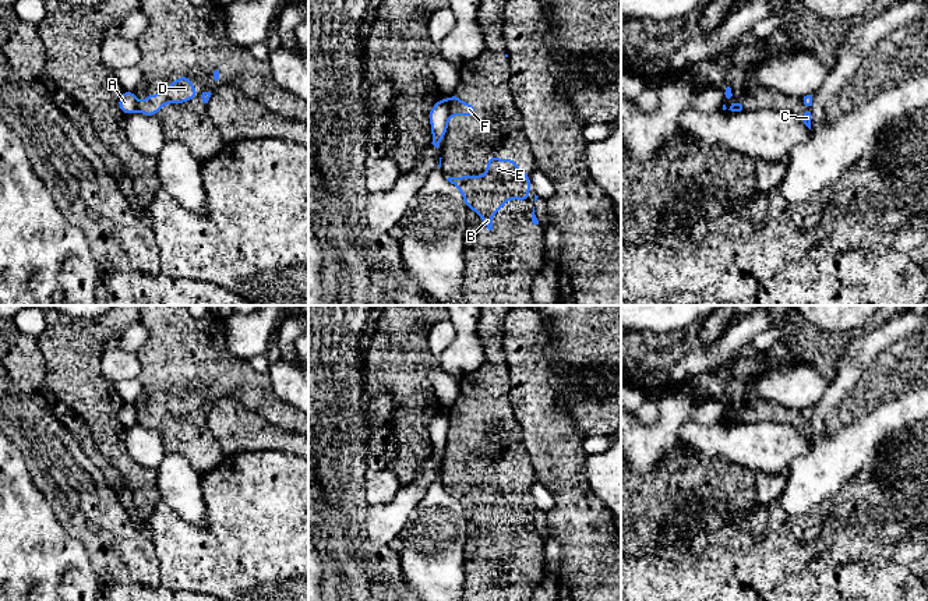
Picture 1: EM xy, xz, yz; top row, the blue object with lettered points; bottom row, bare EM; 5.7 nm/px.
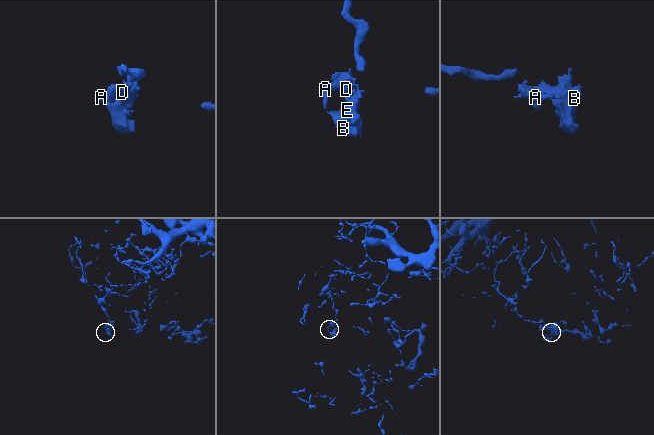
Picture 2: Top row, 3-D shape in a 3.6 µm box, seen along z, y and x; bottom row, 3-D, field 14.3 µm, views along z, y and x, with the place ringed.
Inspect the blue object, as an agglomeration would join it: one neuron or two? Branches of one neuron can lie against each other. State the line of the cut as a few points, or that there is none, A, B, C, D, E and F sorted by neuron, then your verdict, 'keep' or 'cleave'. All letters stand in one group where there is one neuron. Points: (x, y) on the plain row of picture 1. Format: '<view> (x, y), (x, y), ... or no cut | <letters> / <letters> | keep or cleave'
xz (448, 416), (450, 425) | A / B C D E F | cleave

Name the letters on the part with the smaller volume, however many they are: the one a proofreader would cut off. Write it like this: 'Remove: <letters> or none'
Remove: B, C, D, E, F

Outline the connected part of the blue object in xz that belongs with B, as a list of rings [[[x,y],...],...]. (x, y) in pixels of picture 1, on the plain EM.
[[[487,469],[486,488],[448,489],[462,506],[466,522],[474,522],[483,537],[493,542],[493,527],[504,520],[509,510],[527,515],[530,503],[530,488],[526,484],[516,484],[519,471],[495,471]]]

